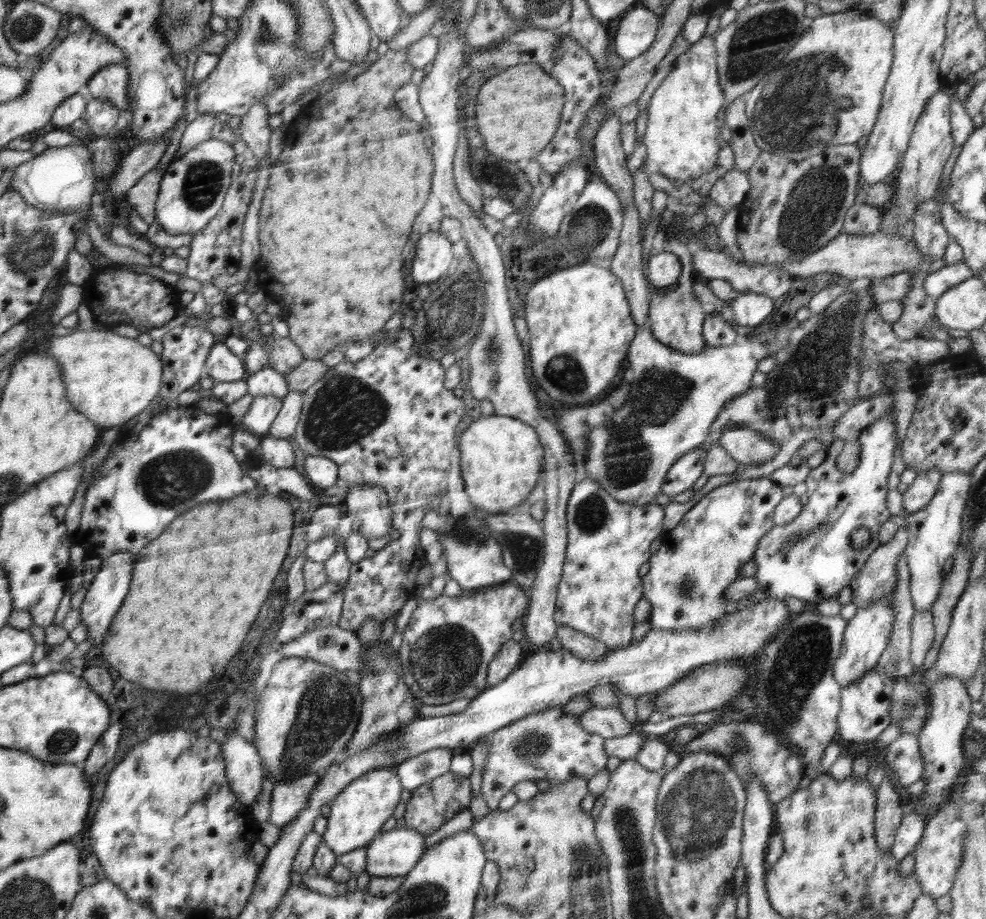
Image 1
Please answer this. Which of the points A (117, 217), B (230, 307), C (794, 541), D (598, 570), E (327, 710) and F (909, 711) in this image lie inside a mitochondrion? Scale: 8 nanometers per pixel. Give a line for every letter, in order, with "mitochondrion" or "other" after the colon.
A: other
B: other
C: mitochondrion
D: other
E: mitochondrion
F: mitochondrion

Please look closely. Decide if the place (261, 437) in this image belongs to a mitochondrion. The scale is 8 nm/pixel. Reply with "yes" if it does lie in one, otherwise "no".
no

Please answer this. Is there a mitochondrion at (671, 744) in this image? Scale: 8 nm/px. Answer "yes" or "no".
no

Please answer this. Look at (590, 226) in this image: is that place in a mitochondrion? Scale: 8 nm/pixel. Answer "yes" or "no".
yes

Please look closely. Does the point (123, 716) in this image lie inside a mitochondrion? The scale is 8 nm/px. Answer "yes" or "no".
no

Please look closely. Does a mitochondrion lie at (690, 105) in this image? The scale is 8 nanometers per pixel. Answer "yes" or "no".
no

